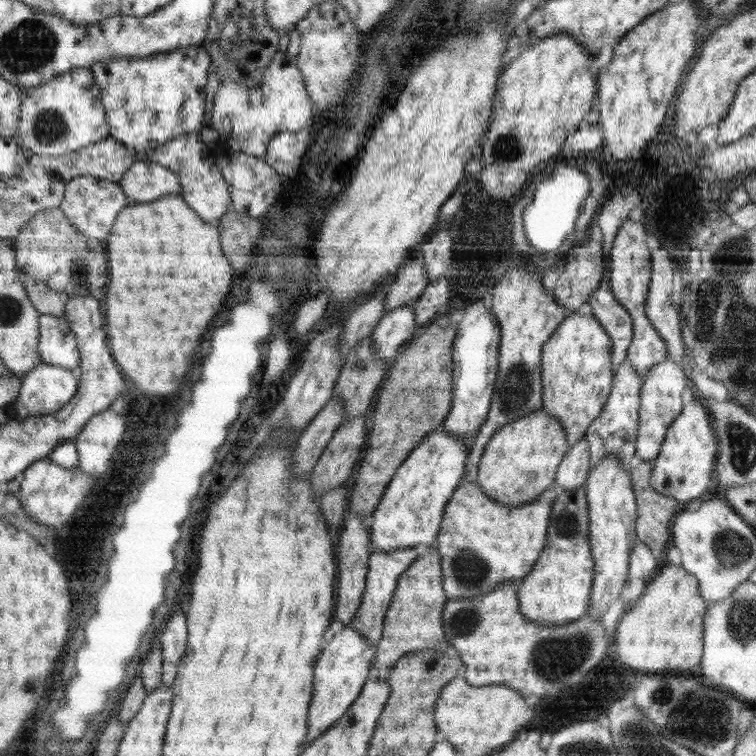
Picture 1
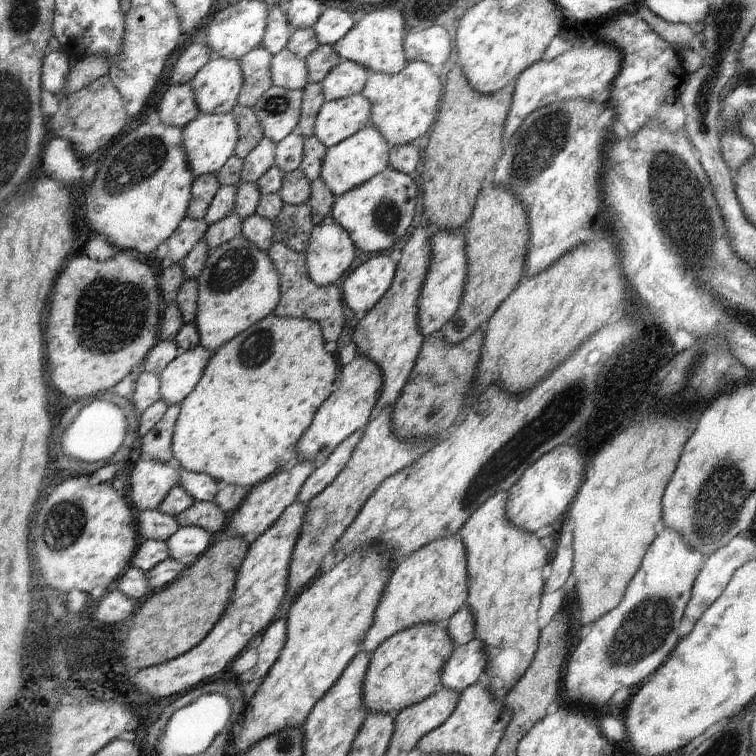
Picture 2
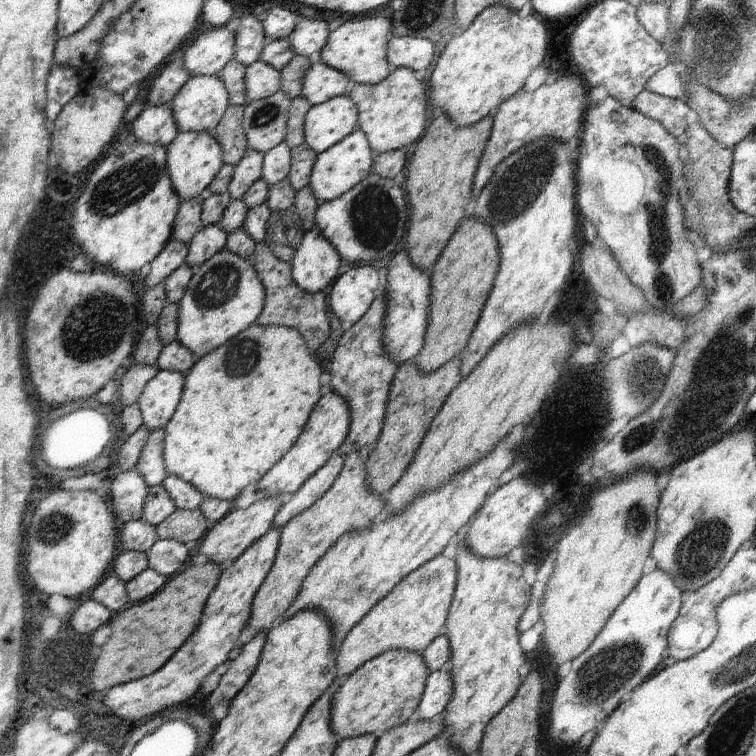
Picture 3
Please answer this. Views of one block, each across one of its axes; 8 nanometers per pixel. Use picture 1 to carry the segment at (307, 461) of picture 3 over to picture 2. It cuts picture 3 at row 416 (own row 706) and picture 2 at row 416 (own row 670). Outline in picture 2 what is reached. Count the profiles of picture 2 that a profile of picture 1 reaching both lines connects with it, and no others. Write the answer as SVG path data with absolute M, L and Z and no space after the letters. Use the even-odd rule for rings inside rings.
M356 356L340 368L342 378L337 381L332 394L320 405L310 426L304 431L294 449L298 460L310 461L322 466L336 447L351 434L364 430L370 421L373 406L382 386L381 370L368 357Z

